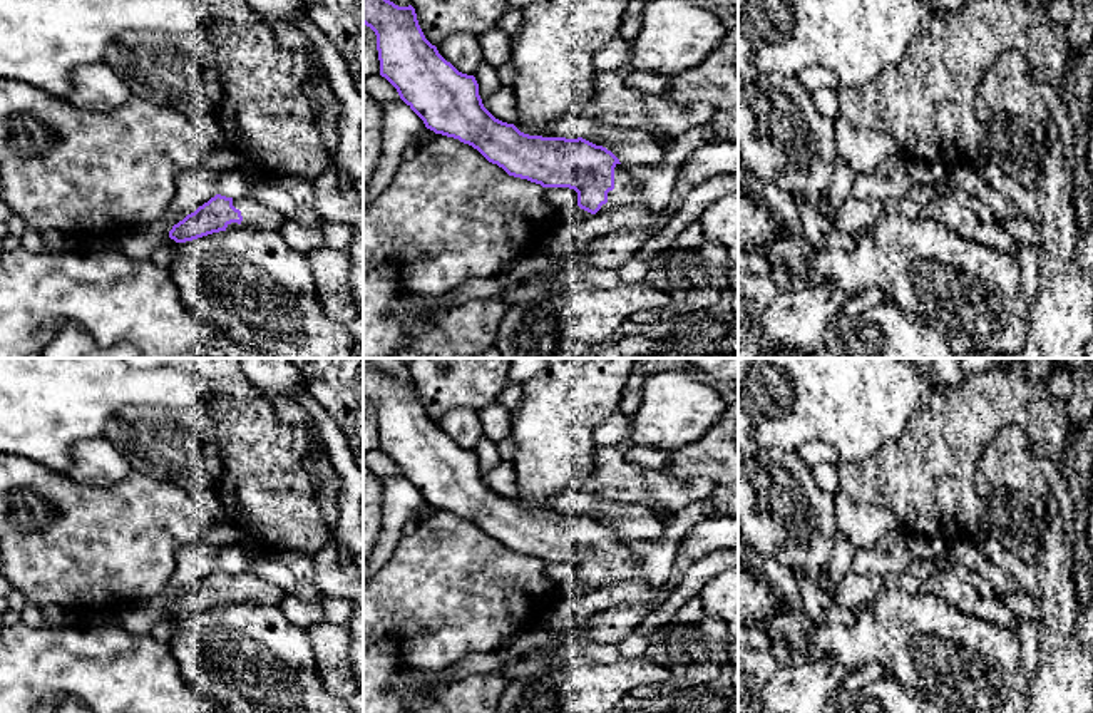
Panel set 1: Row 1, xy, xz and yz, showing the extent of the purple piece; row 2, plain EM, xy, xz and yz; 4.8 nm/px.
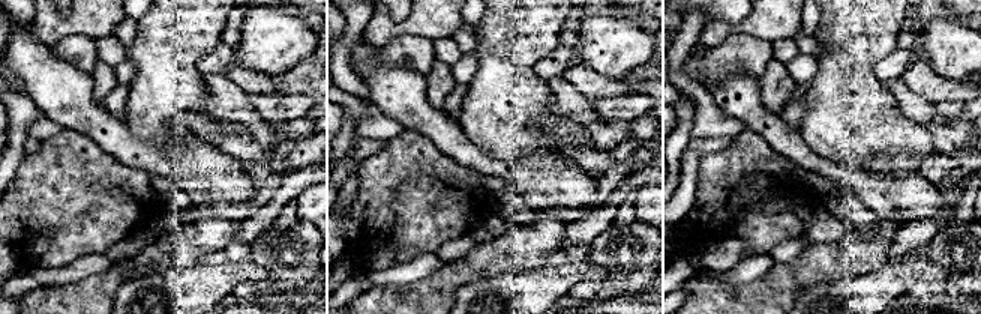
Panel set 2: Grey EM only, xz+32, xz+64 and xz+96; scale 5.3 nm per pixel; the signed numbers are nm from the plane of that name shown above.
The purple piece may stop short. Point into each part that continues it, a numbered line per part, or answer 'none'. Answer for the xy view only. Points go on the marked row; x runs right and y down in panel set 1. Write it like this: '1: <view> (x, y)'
1: xy (255, 215)

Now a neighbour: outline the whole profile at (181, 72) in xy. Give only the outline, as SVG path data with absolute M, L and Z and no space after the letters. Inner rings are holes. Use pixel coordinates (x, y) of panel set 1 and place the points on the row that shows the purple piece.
M131 30L107 49L104 62L132 95L191 119L211 122L226 99L206 30L184 35Z

